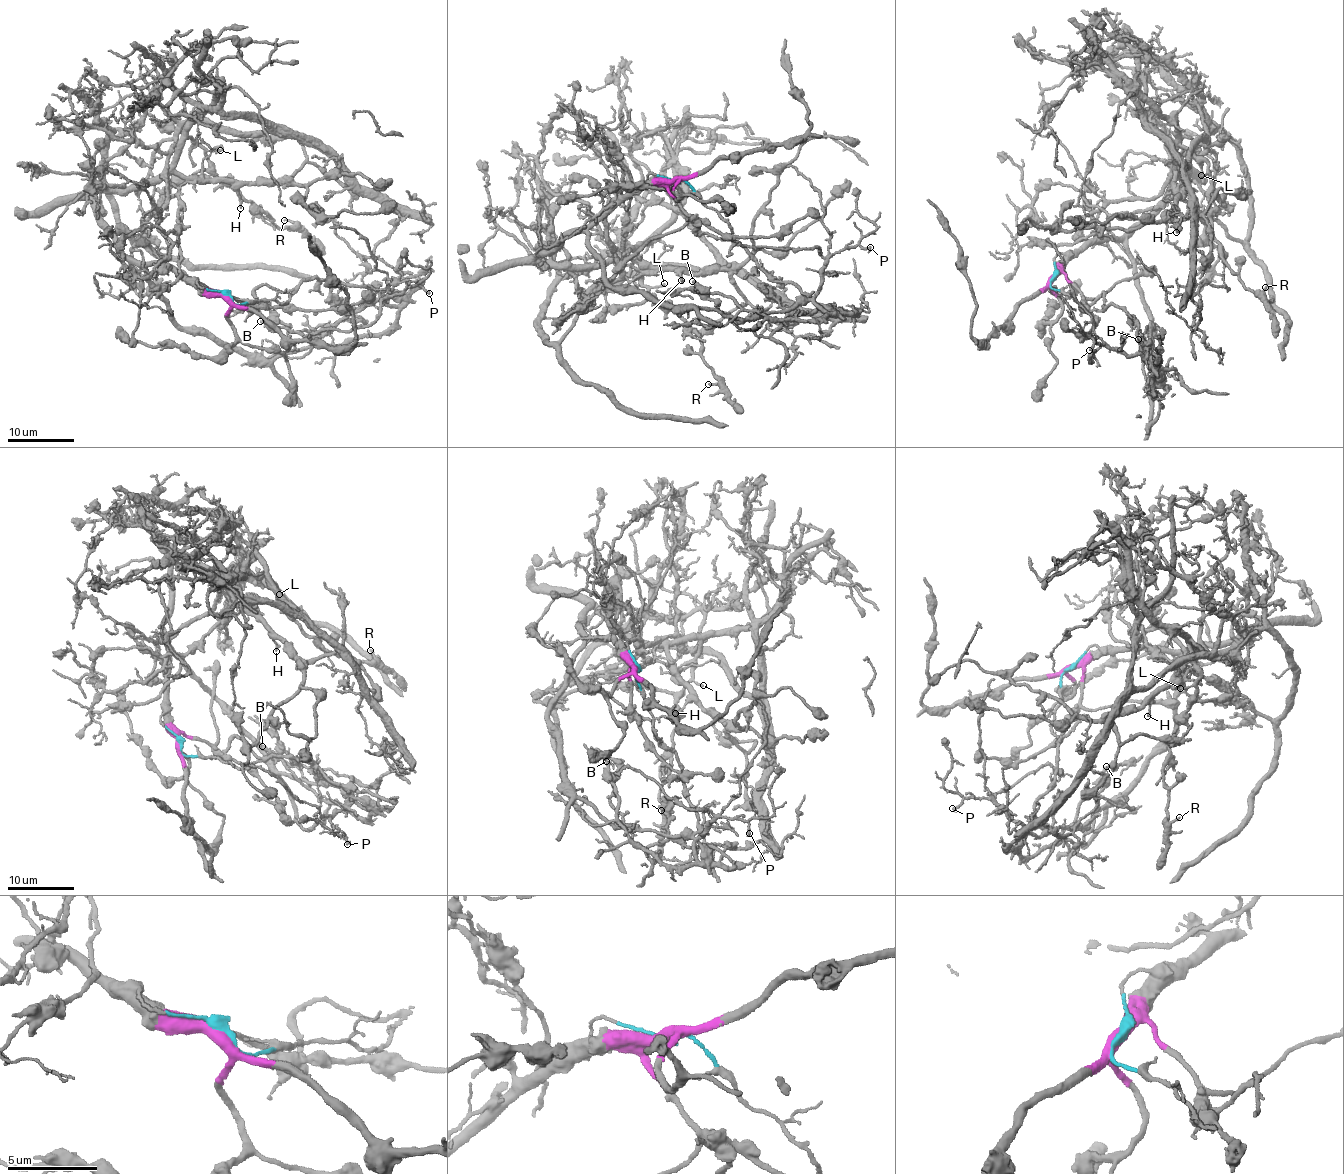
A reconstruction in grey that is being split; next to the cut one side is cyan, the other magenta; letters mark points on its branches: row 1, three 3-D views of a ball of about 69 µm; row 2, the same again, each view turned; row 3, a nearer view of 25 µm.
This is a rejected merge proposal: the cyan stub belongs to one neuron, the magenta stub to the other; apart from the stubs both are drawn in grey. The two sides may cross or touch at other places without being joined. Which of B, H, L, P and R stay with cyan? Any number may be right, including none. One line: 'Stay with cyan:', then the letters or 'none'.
Stay with cyan: B, P

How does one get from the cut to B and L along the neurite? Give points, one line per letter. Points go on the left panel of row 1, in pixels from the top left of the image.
B: (228, 297), (280, 303), (302, 282), (326, 279), (365, 285), (398, 310), (381, 333), (328, 346), (260, 320)
L: (228, 297), (203, 294), (168, 268), (127, 260), (91, 199), (100, 191), (147, 186), (184, 139), (220, 149)

